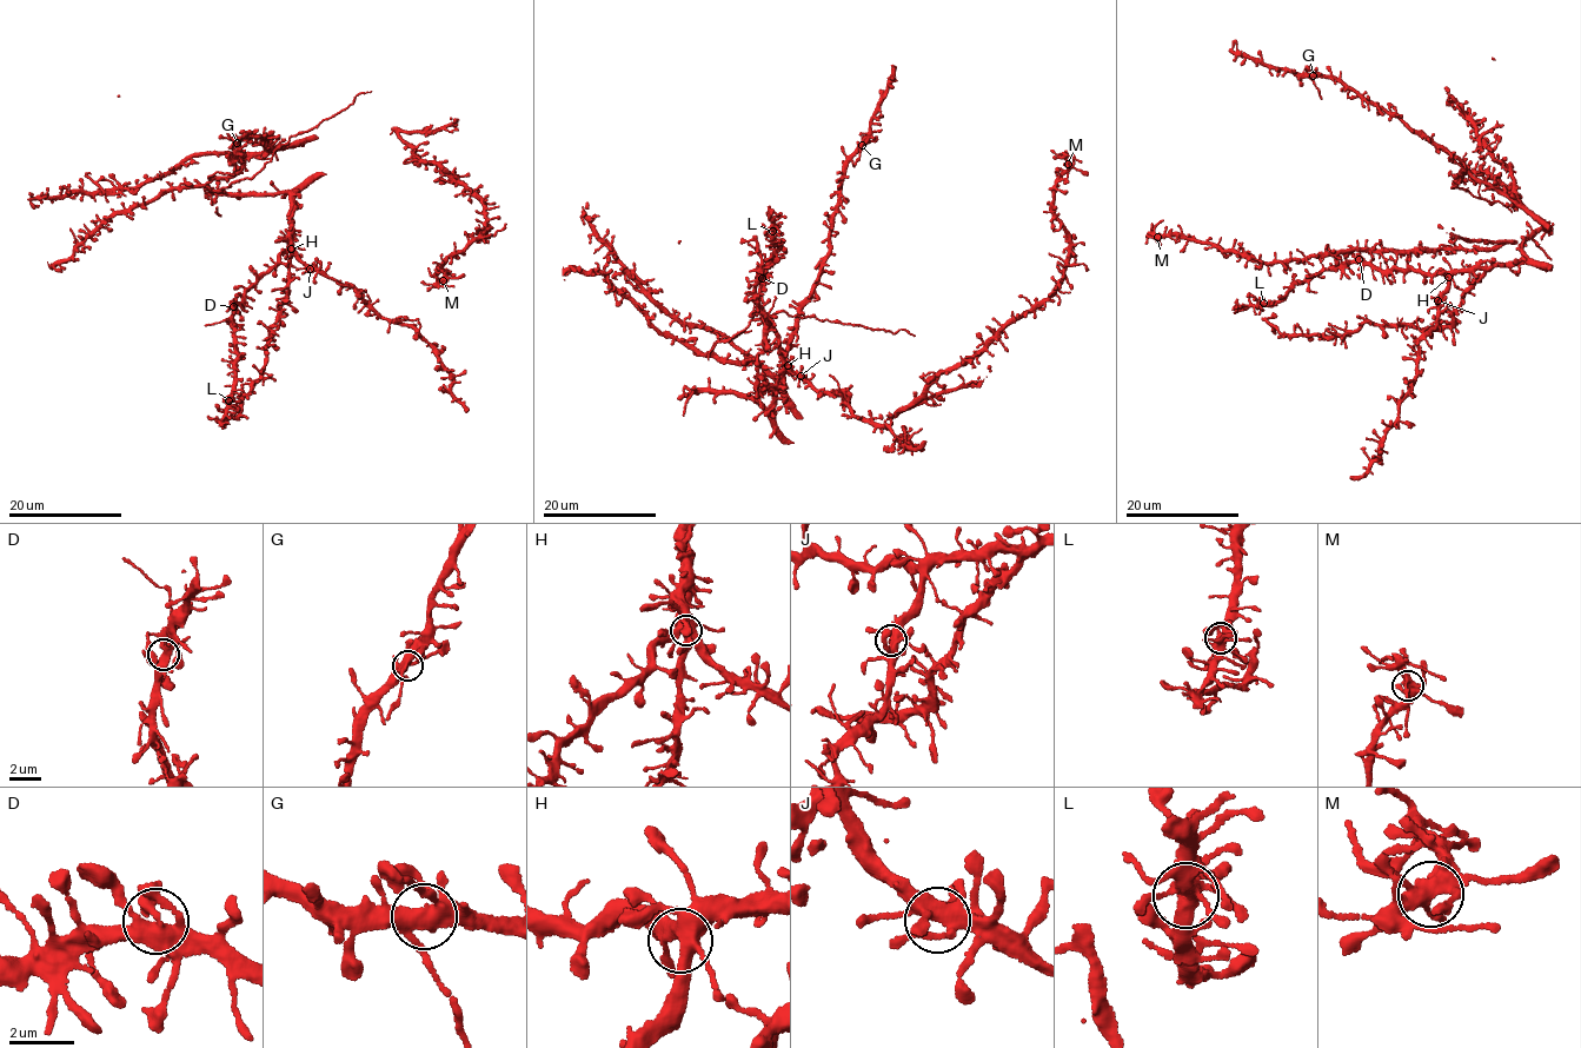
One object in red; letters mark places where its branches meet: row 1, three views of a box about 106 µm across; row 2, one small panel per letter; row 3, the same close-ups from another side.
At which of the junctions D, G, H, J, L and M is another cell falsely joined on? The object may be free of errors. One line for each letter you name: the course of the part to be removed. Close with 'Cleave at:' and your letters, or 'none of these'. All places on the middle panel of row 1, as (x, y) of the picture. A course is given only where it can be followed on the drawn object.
Cleave at: none of these

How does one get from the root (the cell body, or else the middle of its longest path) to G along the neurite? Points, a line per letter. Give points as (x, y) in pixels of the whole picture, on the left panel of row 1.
G: (307, 130), (299, 131), (273, 151), (258, 137), (231, 140), (237, 143)

